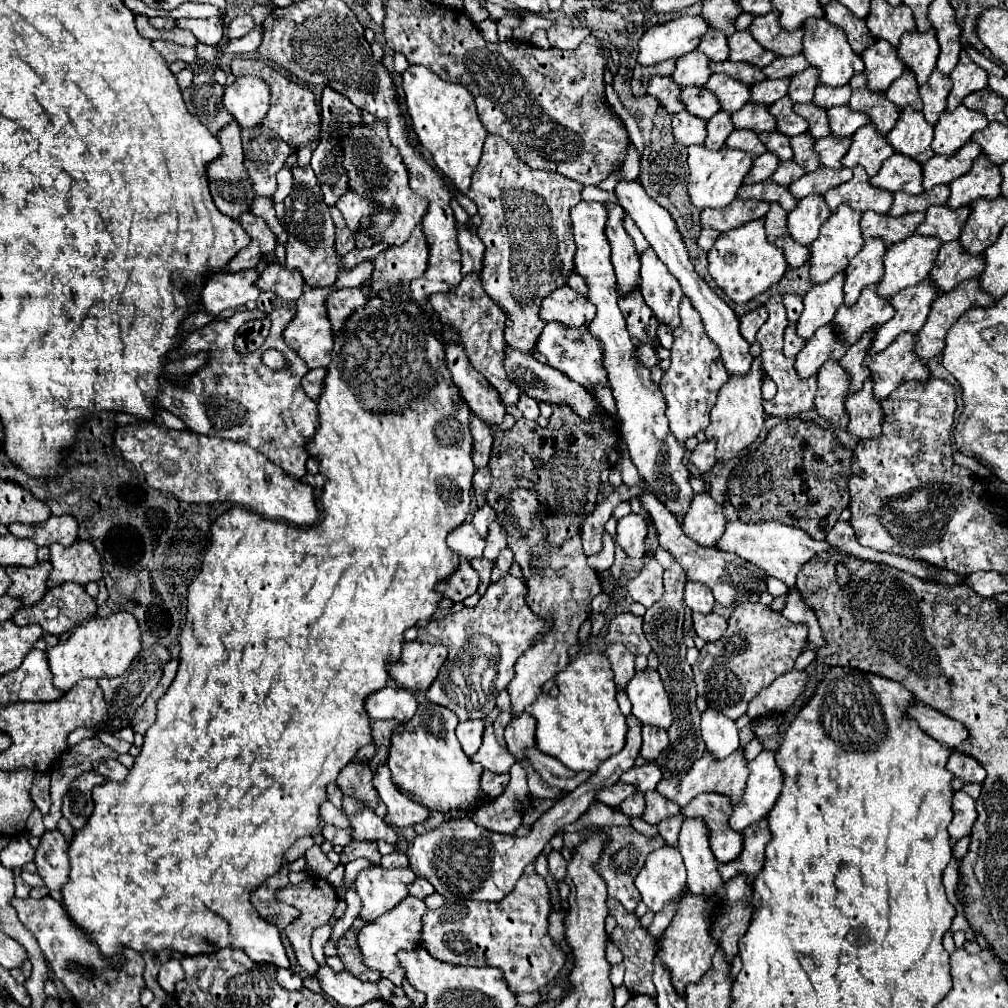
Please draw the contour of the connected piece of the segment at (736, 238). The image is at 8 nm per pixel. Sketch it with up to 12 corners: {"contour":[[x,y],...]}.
{"contour":[[763,220],[719,234],[709,274],[747,304],[785,274]]}

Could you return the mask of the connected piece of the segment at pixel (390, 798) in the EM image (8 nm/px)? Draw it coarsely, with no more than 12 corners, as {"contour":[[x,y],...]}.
{"contour":[[387,766],[373,776],[387,806],[383,820],[407,828],[431,818],[431,810],[403,794]]}

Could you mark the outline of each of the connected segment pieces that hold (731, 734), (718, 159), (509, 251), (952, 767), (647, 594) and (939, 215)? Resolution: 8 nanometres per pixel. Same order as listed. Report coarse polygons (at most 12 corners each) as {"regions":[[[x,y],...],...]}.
{"regions":[[[711,708],[701,714],[701,738],[715,760],[739,748],[735,722]],[[687,148],[697,210],[725,208],[751,168],[743,150]],[[489,136],[467,192],[481,282],[533,354],[575,268],[581,184]],[[957,750],[947,770],[965,782],[983,782],[985,768]],[[651,558],[627,582],[633,602],[645,608],[661,598],[663,566]],[[931,206],[915,234],[957,240],[969,206]]]}

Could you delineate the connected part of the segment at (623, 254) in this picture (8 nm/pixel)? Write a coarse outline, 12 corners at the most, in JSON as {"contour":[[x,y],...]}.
{"contour":[[605,202],[619,294],[639,286],[639,254],[619,204]]}

